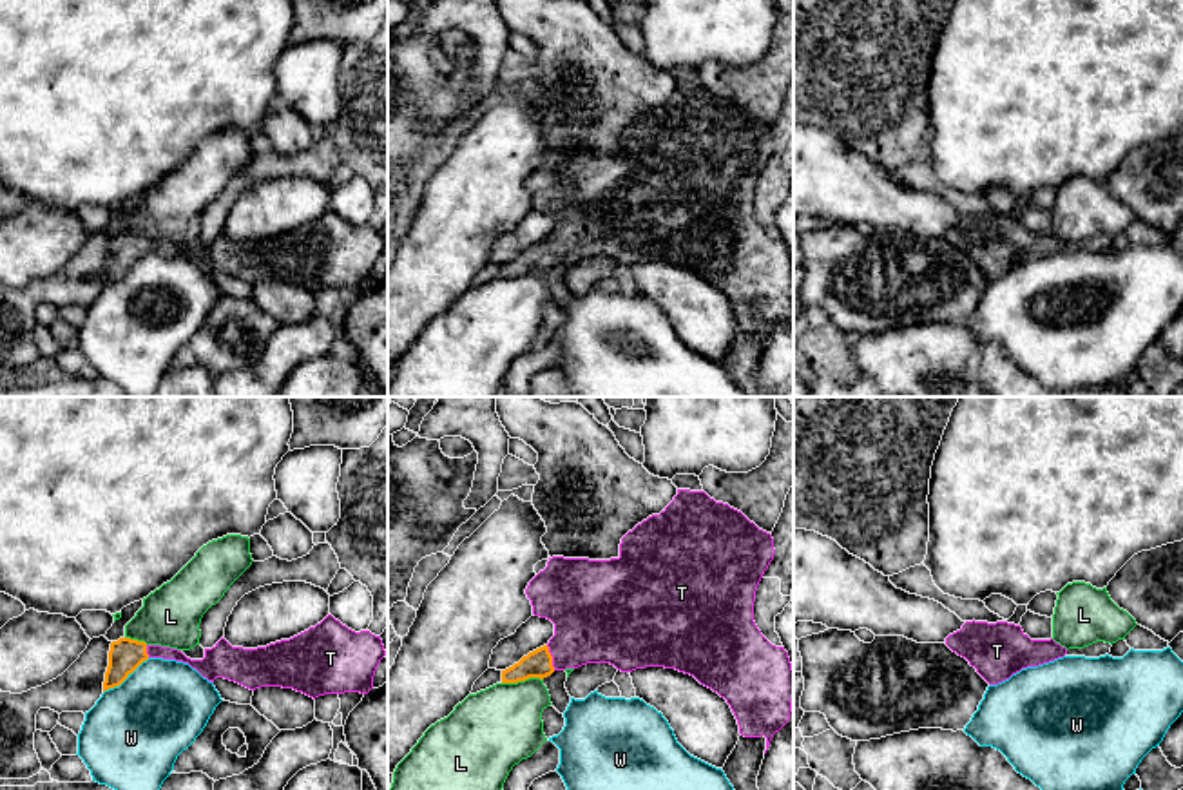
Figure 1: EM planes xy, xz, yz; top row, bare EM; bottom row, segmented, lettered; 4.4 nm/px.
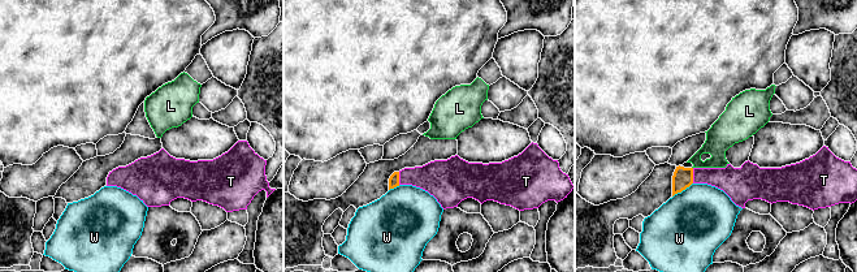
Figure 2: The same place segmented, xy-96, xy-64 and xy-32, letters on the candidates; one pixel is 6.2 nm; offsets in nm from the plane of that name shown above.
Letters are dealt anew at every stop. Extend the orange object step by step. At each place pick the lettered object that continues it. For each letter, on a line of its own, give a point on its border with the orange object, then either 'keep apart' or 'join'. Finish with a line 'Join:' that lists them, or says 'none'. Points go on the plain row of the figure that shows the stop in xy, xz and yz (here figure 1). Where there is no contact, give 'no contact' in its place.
L: meets orange in xz at (522, 274); keep apart
T: meets orange in xz at (551, 252); join
W: meets orange in xy at (125, 272); keep apart
Join: T

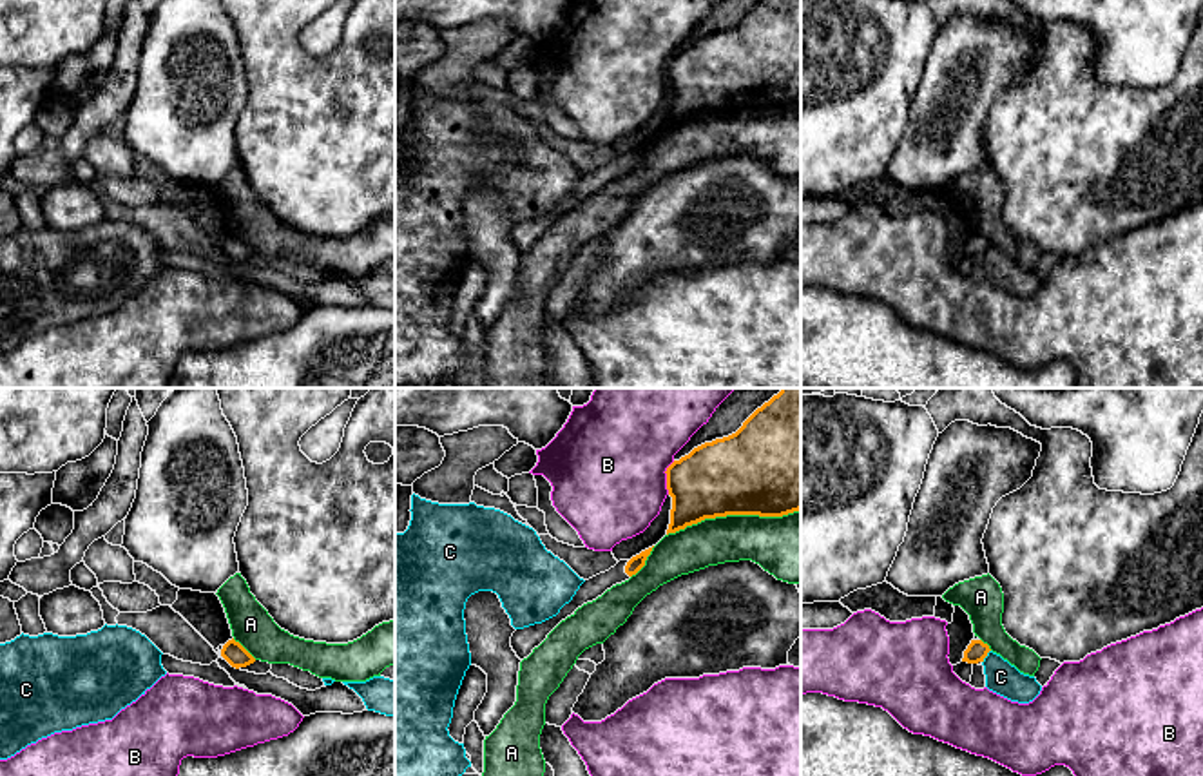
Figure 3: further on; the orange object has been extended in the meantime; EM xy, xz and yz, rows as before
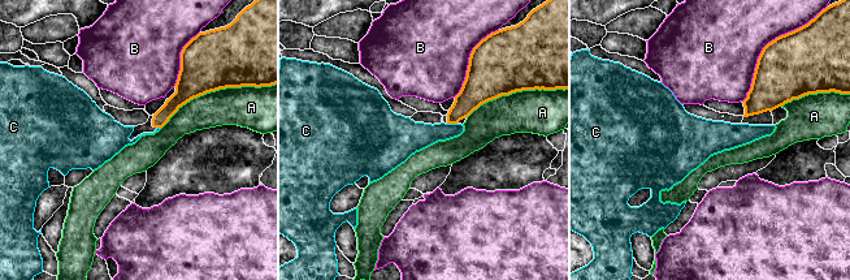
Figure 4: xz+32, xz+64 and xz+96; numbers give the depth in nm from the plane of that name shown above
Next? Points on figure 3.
A: meets orange in xz at (732, 107); keep apart
B: meets orange in xz at (667, 71); keep apart
C: meets orange in yz at (986, 249); keep apart
Join: none

